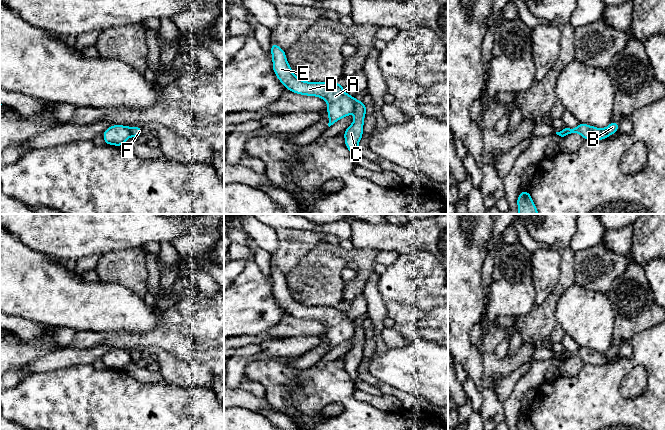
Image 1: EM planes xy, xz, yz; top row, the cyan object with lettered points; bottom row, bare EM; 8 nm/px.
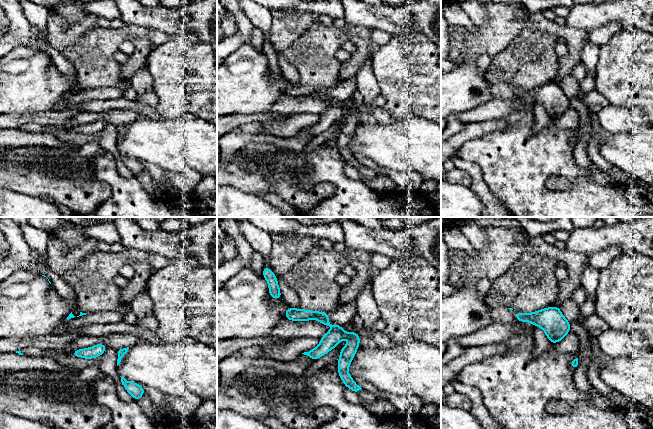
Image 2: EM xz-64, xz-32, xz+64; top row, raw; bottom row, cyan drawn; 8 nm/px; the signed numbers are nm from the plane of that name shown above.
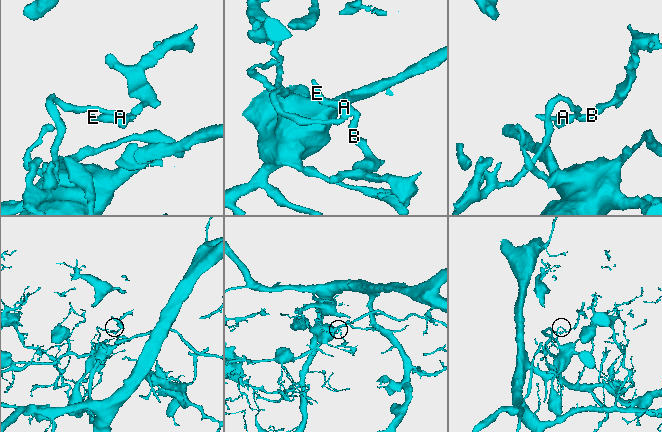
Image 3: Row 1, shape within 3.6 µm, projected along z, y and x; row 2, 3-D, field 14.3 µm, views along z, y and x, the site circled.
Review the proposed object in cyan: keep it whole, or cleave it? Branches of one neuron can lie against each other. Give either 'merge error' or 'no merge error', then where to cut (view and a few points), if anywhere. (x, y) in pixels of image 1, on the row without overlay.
merge error | xz (357, 325), (353, 335)

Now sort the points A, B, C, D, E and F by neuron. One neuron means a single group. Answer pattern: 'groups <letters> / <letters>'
groups A D E / B C F

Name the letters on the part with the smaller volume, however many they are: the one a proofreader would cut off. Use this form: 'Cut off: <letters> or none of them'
Cut off: B, C, F

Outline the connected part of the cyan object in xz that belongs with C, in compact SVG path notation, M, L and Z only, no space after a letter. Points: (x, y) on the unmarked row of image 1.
M358 324L355 328L355 333L354 333L355 344L344 355L345 369L348 372L348 374L351 376L353 381L359 379L358 367L363 359L364 340L367 333L368 332L361 326L361 324Z

